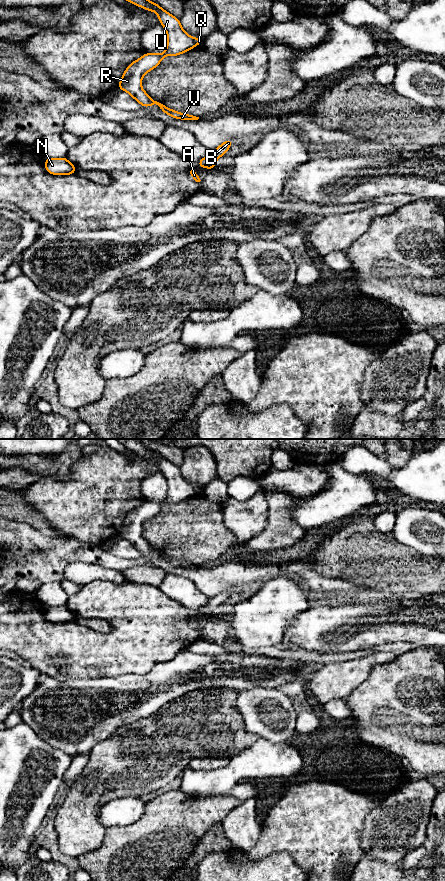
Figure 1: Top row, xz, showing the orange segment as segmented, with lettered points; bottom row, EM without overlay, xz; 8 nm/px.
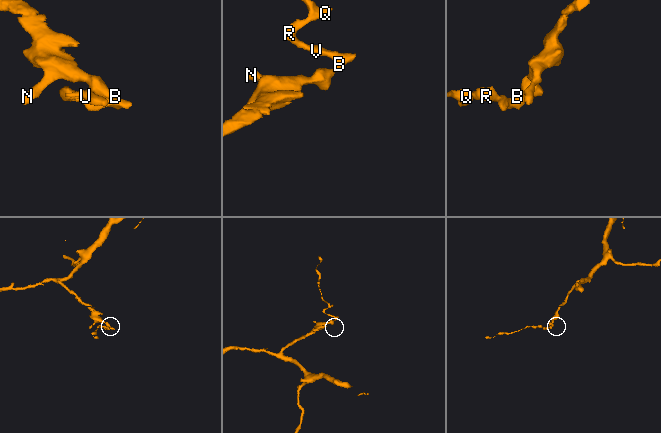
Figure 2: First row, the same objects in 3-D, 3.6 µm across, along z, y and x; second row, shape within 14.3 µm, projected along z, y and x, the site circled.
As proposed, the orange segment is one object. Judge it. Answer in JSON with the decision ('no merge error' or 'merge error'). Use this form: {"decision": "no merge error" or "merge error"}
{"decision": "no merge error"}

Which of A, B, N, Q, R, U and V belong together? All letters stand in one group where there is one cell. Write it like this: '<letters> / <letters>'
A B N Q R U V

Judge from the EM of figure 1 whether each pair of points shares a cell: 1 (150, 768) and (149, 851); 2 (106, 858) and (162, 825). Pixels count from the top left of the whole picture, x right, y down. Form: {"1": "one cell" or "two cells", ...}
{"1": "two cells", "2": "one cell"}

